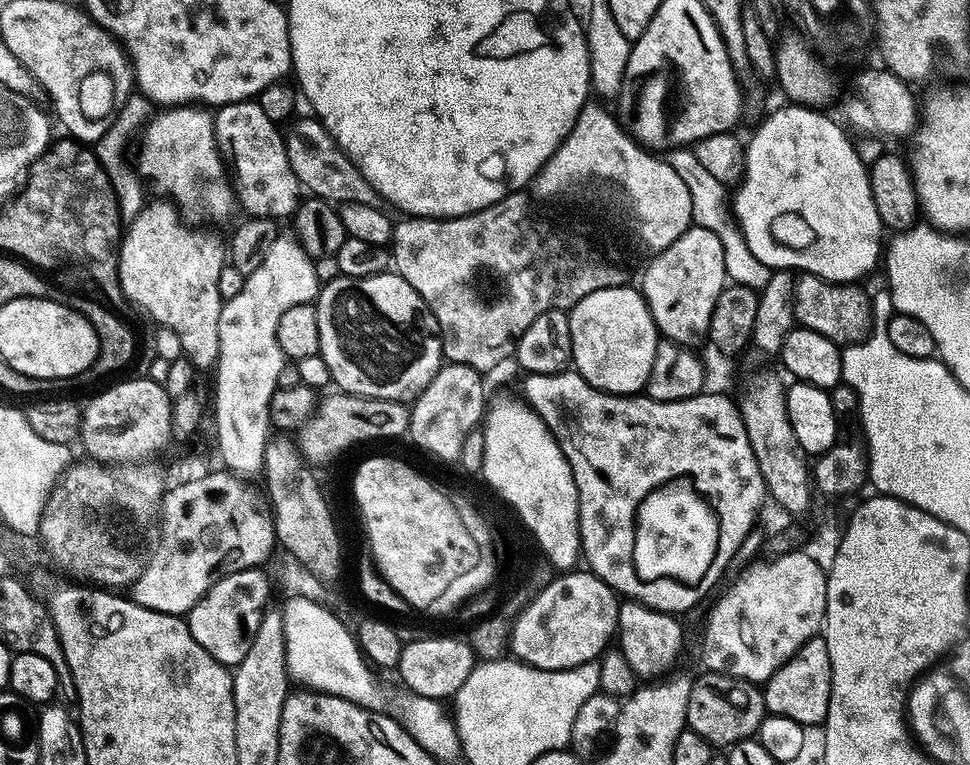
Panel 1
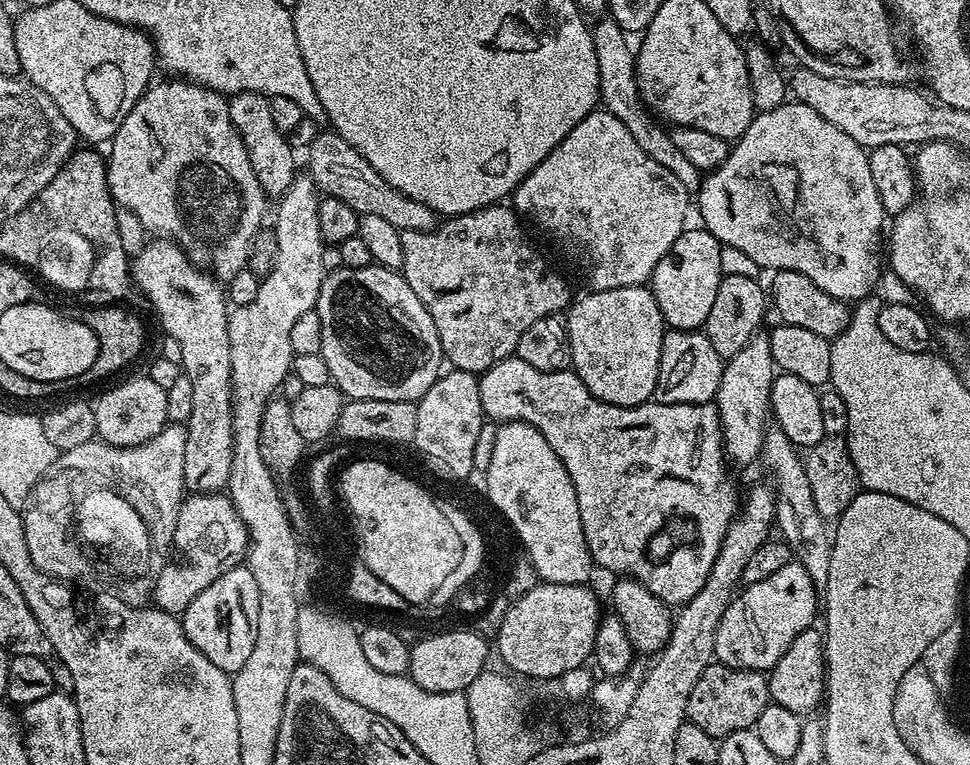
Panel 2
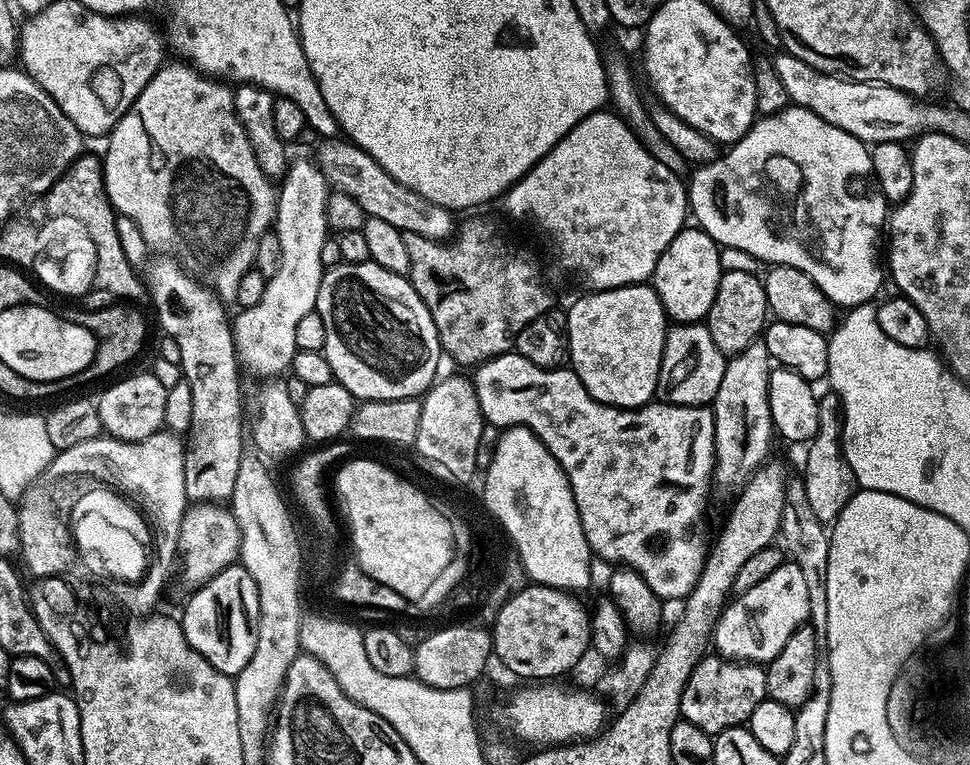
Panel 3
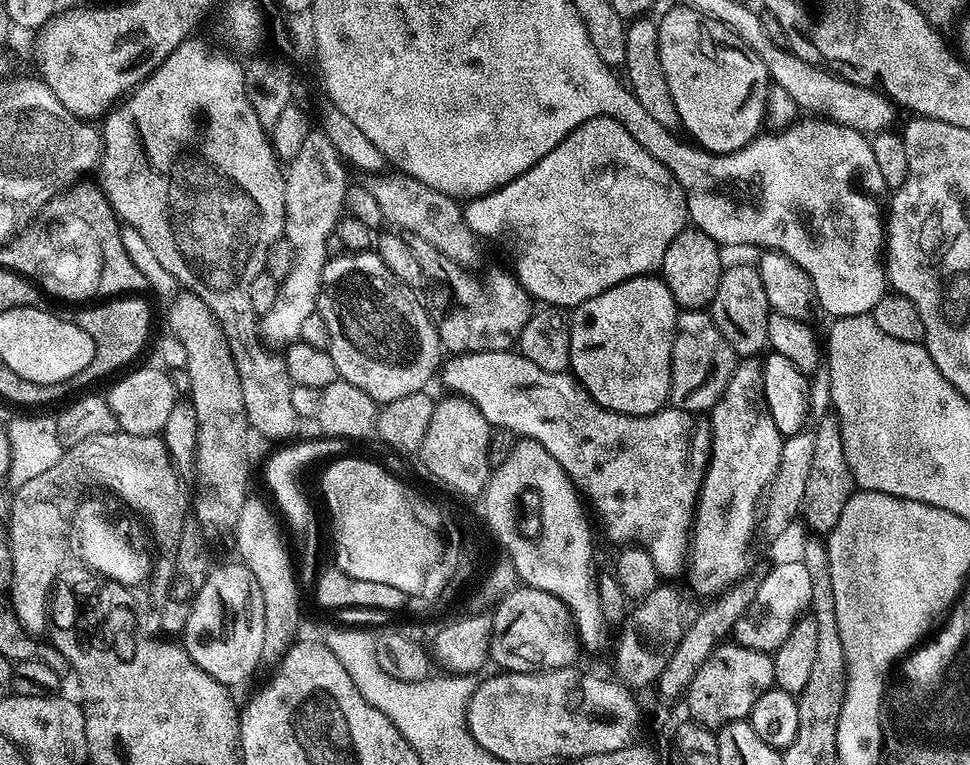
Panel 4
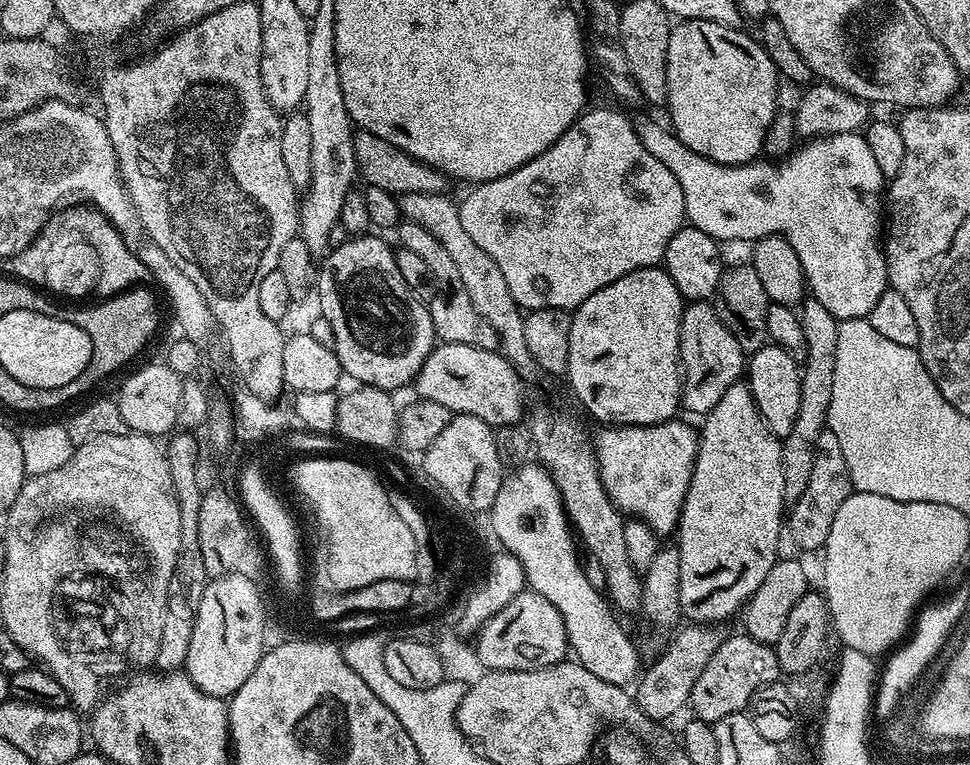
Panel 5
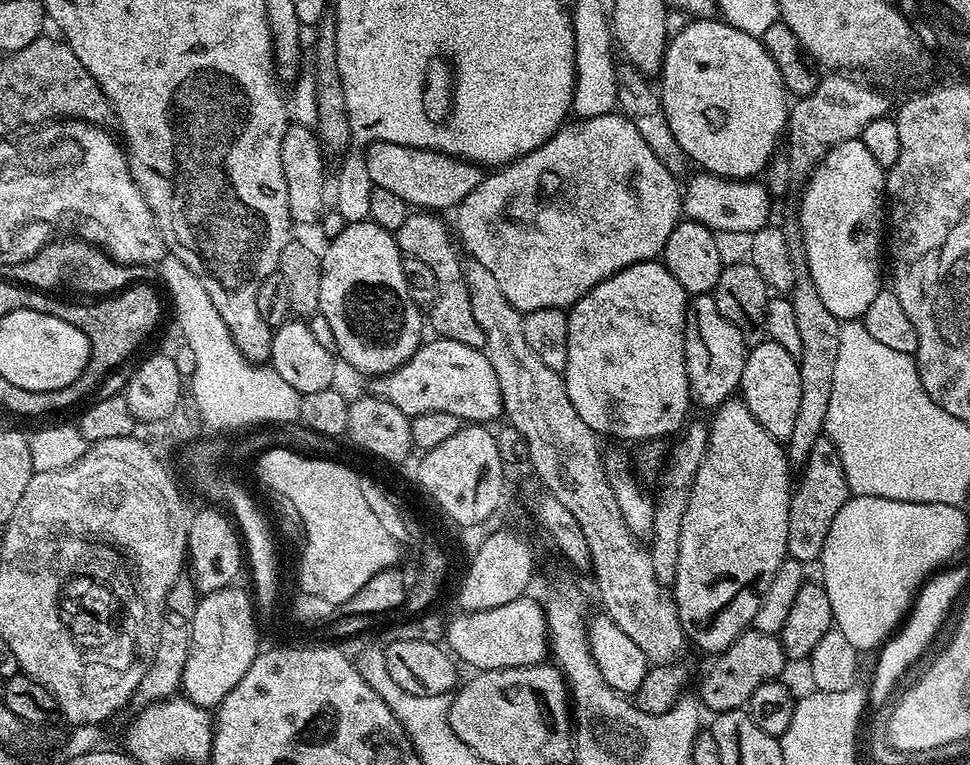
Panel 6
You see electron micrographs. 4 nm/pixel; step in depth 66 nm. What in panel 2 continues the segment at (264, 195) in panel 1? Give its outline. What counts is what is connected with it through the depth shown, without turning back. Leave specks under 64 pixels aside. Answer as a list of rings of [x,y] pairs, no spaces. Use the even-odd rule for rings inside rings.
[[[237,92],[228,100],[228,109],[230,110],[230,122],[234,122],[242,142],[250,154],[250,166],[254,166],[254,174],[262,186],[264,195],[269,198],[283,196],[286,189],[296,179],[298,169],[296,169],[296,160],[292,157],[292,148],[288,145],[289,137],[280,132],[278,126],[274,126],[274,114],[269,97],[258,92]]]

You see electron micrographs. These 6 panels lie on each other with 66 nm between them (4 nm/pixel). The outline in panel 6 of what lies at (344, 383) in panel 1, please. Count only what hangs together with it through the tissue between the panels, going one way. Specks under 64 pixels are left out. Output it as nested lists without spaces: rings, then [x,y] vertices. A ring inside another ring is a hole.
[[[371,218],[353,224],[347,223],[342,234],[339,234],[333,240],[327,241],[326,247],[323,249],[320,257],[320,265],[322,266],[322,287],[318,290],[318,302],[320,303],[319,315],[326,318],[326,322],[330,322],[330,330],[334,330],[334,342],[336,343],[335,351],[338,353],[339,359],[344,360],[356,372],[361,372],[366,378],[378,376],[386,376],[395,371],[396,368],[403,364],[415,354],[422,345],[422,337],[424,328],[426,332],[426,320],[422,317],[422,310],[410,298],[410,290],[406,286],[406,274],[404,273],[404,256],[400,248],[396,245],[396,238],[393,233],[385,230],[382,226],[378,226]]]

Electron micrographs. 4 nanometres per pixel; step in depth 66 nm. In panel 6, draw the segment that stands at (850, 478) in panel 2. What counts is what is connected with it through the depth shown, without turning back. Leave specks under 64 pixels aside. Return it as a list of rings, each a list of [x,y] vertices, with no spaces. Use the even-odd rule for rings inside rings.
[[[827,435],[814,442],[814,450],[810,450],[808,460],[802,465],[801,476],[795,485],[790,502],[790,530],[788,531],[788,556],[808,566],[810,562],[819,561],[822,550],[826,546],[826,534],[830,534],[830,526],[834,518],[838,518],[838,510],[848,499],[848,483],[842,466],[842,458],[838,458],[838,450]]]

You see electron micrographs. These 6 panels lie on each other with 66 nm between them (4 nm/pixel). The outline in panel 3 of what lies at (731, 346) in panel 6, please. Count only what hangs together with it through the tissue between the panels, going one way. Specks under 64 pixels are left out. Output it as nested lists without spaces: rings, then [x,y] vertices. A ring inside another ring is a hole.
[[[673,323],[664,333],[662,366],[658,374],[656,396],[661,401],[678,406],[698,408],[711,405],[718,394],[718,386],[722,386],[725,363],[724,352],[714,346],[714,338],[710,338],[707,323]]]

